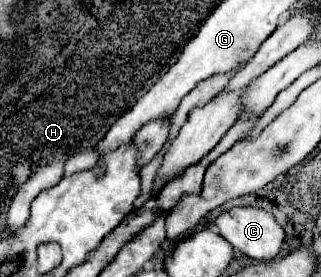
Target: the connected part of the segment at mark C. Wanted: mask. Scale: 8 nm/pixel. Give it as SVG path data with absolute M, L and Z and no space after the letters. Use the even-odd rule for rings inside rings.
M232 207L230 211L220 213L214 219L214 225L218 229L218 233L242 255L256 259L256 261L264 261L264 259L274 259L284 243L284 229L276 223L274 215L260 209L260 207Z

